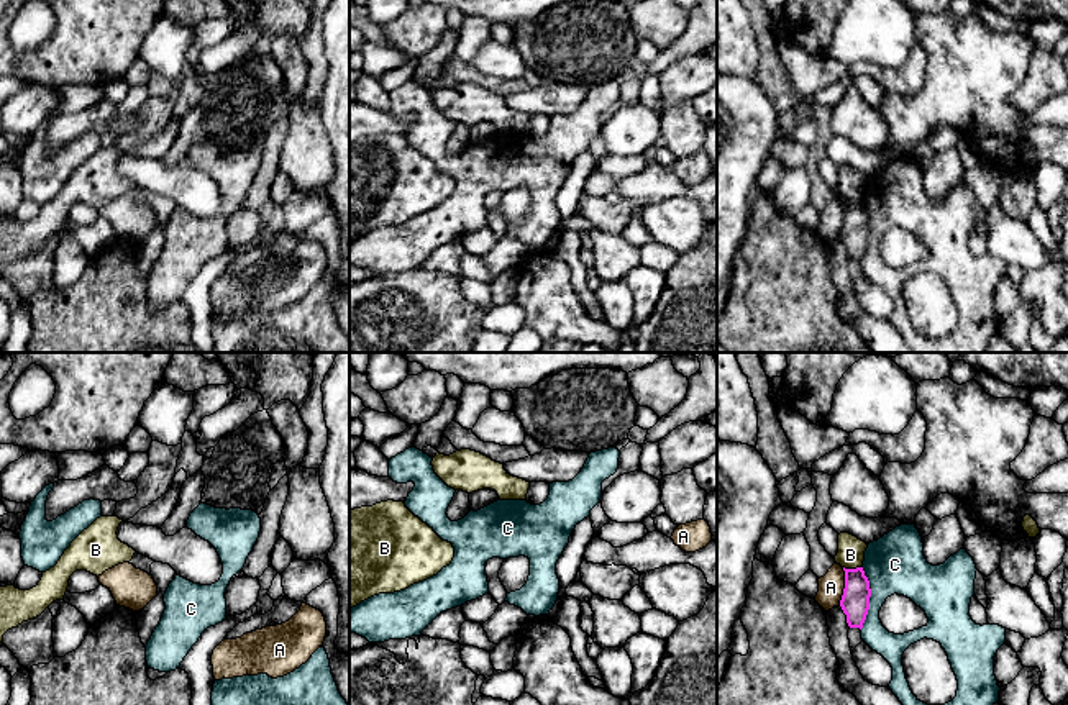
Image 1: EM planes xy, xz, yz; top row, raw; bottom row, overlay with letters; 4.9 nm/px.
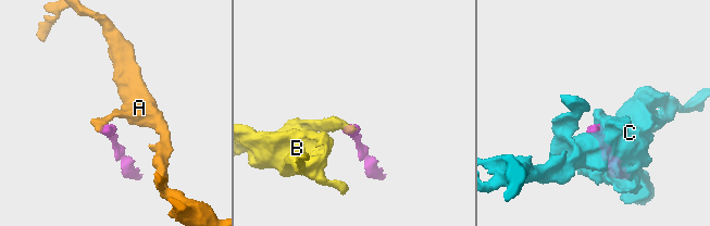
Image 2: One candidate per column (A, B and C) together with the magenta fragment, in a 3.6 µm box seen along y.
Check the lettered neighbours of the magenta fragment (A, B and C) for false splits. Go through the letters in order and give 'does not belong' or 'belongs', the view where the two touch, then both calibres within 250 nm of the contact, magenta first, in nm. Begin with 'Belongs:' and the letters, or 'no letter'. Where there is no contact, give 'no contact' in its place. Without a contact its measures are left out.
Belongs: no letter
A: does not belong; meets magenta in yz; 140 nm thick on the magenta side, 130 nm on the other
B: does not belong; meets magenta in yz; 140 nm thick on the magenta side, 130 nm on the other
C: does not belong; meets magenta in yz; 140 nm thick on the magenta side, 280 nm on the other

